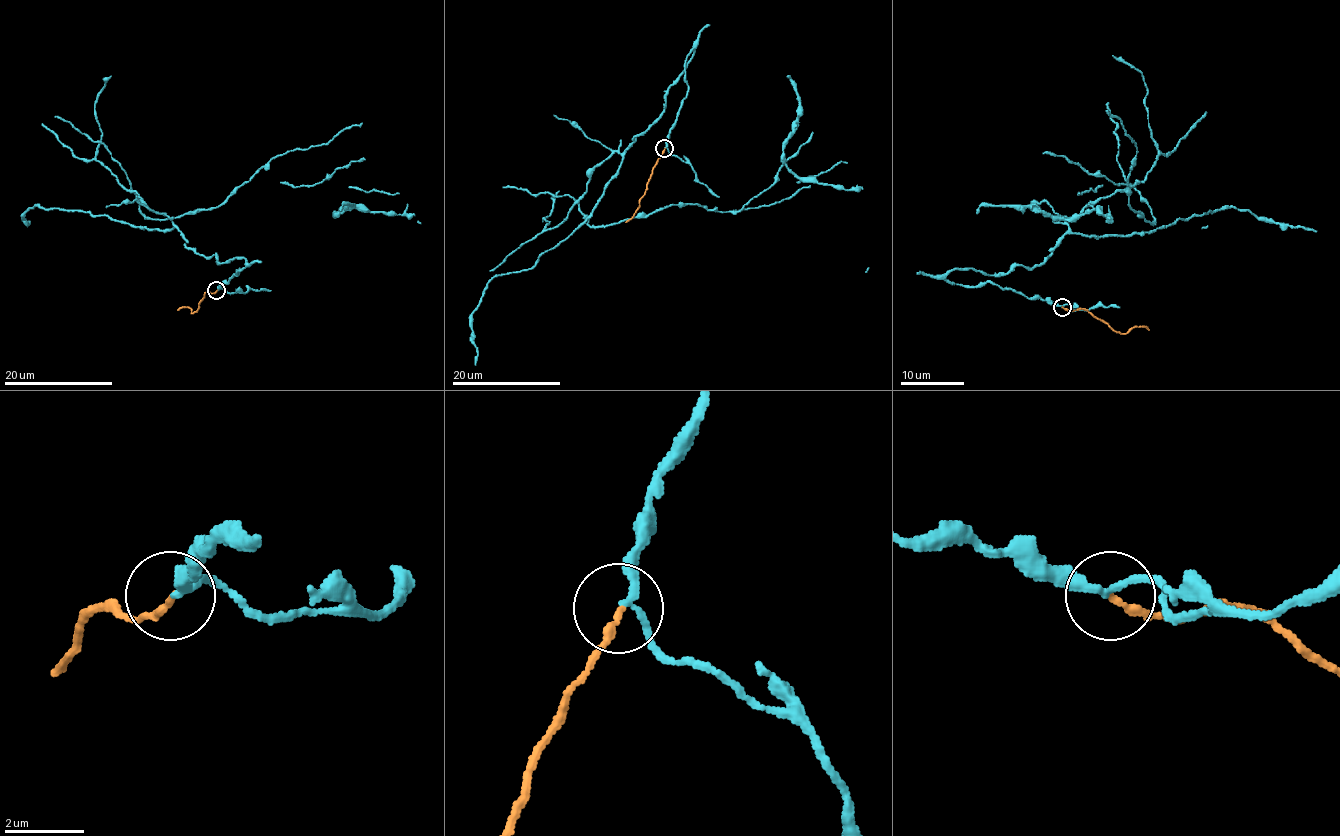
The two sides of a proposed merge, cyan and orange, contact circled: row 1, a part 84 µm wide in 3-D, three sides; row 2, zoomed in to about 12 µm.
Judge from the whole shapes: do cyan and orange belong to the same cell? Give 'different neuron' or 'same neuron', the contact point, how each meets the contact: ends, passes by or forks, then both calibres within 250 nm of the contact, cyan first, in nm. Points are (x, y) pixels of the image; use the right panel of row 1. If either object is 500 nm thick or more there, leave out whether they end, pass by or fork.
different neuron; place (1062, 307); cyan passes by; orange ends; calibres 170 and 170 nm

